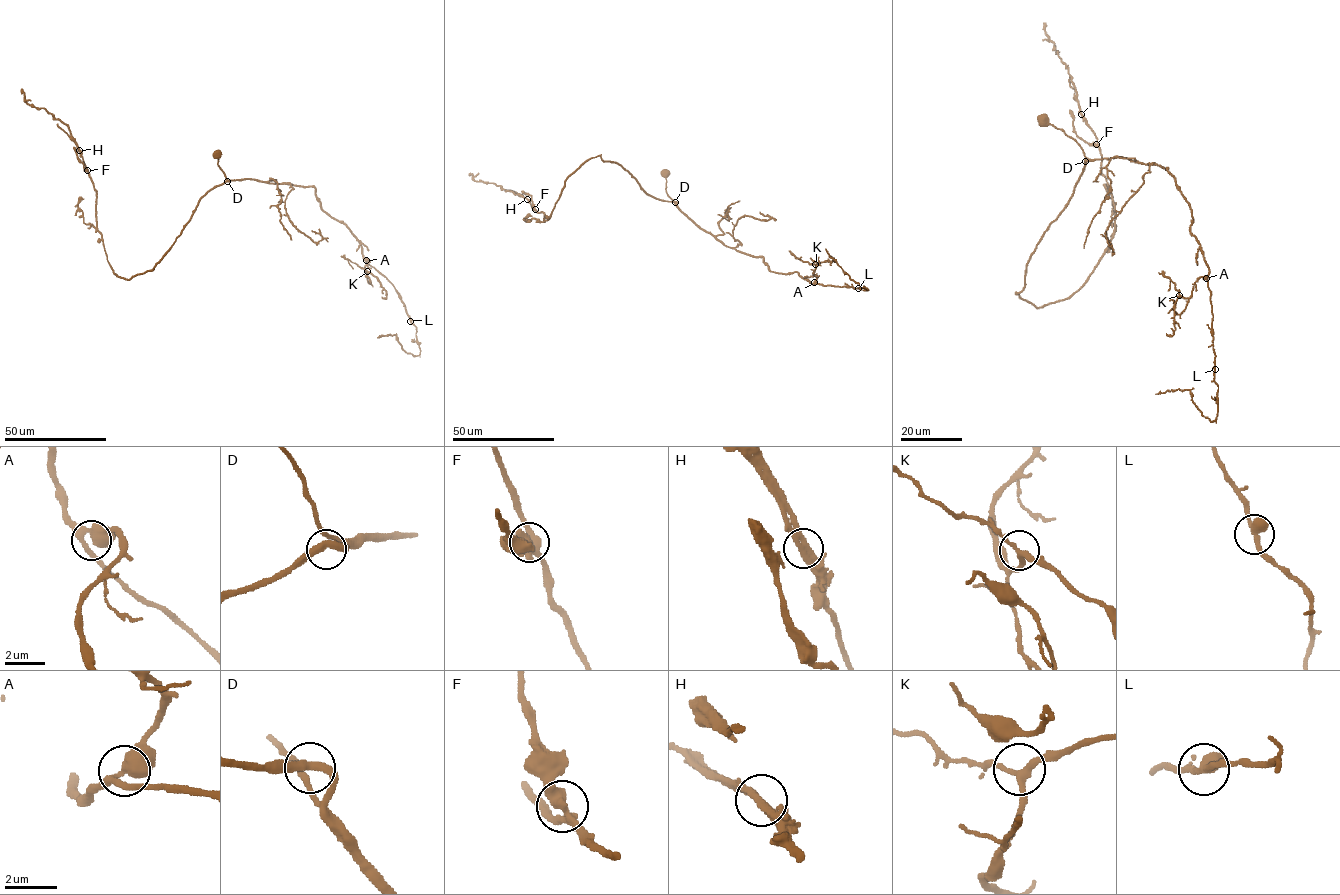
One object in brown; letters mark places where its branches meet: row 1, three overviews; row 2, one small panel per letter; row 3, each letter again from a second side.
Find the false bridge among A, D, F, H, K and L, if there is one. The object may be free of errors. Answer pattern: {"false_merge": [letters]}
{"false_merge": ["H"]}

